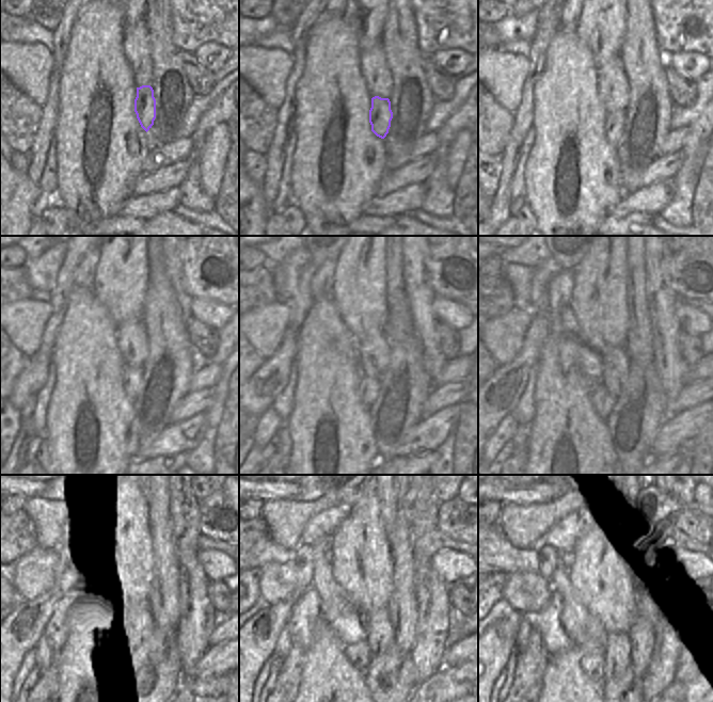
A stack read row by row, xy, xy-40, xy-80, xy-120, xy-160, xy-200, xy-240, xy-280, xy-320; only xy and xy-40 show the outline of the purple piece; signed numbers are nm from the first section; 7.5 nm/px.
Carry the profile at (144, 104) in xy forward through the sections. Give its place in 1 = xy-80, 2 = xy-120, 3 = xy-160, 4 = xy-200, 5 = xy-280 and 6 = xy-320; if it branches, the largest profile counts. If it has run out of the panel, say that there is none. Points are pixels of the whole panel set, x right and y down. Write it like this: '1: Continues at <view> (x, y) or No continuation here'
1: Continues at xy-80 (615, 124)
2: Continues at xy-120 (132, 378)
3: Continues at xy-160 (368, 388)
4: Continues at xy-200 (602, 401)
5: Continues at xy-280 (358, 654)
6: Continues at xy-320 (592, 664)

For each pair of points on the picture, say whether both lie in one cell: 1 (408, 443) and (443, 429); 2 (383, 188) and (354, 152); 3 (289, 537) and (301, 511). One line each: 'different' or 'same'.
1: same
2: different
3: same

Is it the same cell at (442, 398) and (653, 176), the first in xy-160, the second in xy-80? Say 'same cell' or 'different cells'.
same cell

